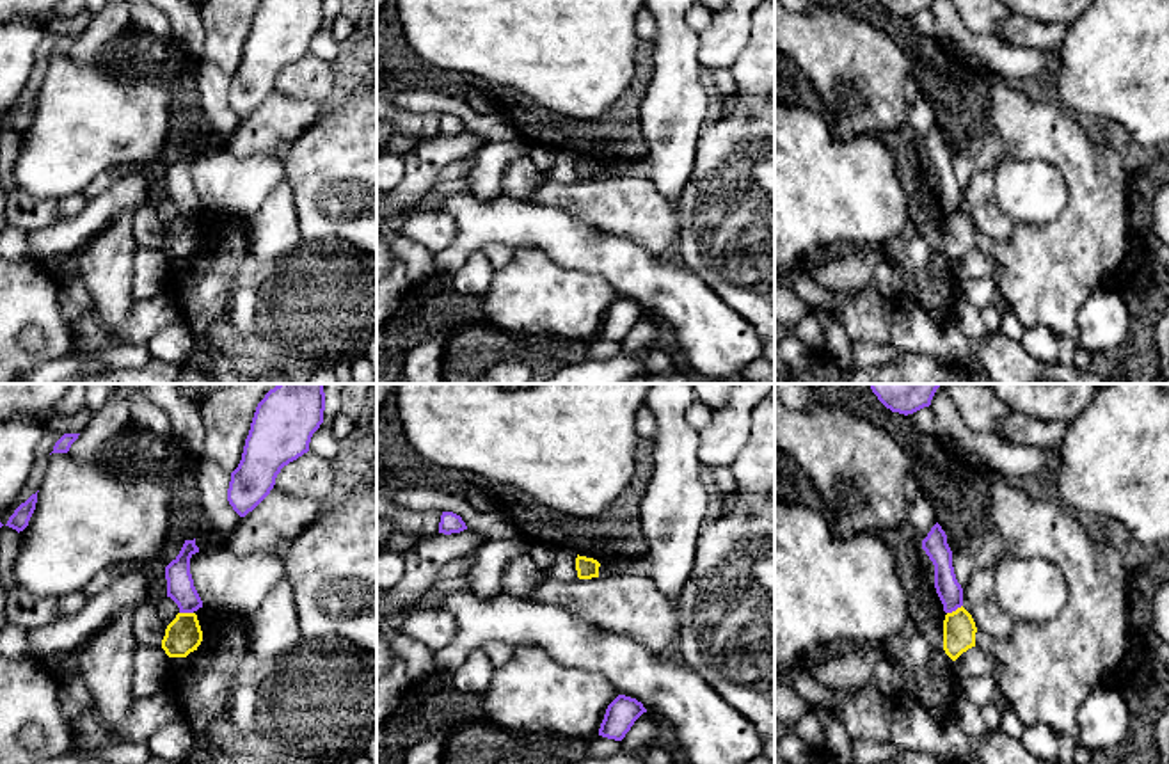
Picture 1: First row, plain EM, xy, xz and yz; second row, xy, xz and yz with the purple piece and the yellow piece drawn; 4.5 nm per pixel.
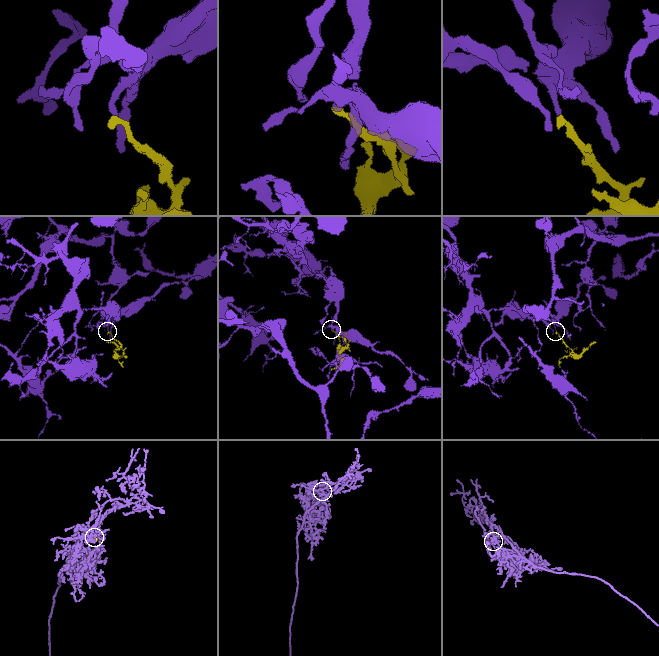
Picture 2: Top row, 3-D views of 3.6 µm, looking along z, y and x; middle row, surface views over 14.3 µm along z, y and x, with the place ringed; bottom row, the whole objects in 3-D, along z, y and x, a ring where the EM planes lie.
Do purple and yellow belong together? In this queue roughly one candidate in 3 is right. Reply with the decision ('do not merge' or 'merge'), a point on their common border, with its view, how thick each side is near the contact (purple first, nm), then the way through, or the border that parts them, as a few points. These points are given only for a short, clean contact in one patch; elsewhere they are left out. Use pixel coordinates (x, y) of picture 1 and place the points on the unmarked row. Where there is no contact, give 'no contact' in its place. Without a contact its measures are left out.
do not merge; meets purple in yz at (954, 212); 110 nm thick on the purple side, 150 nm on the other; border along yz (962, 206), (947, 215)

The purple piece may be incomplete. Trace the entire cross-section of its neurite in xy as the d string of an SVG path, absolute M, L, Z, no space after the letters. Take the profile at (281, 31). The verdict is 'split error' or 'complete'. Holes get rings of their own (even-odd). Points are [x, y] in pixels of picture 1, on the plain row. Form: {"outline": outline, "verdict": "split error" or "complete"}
{"outline": "M263 0L258 5L227 91L227 103L240 119L270 96L284 68L309 53L323 12L325 0Z", "verdict": "complete"}

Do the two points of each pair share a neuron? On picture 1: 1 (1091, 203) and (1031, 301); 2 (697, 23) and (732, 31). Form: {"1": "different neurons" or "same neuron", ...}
{"1": "same neuron", "2": "different neurons"}

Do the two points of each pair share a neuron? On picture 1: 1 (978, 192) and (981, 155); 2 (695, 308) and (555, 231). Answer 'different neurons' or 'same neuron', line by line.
1: different neurons
2: same neuron

